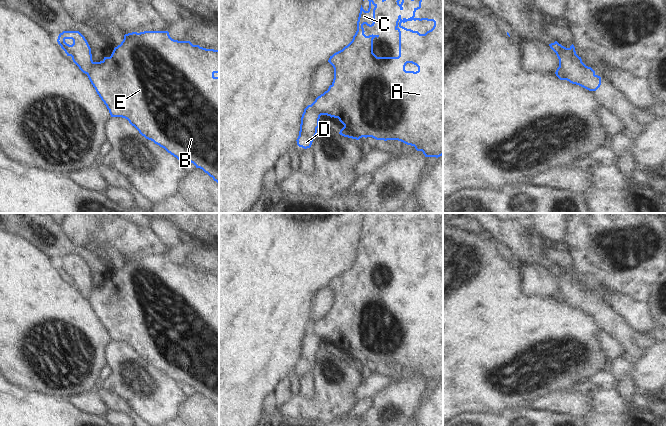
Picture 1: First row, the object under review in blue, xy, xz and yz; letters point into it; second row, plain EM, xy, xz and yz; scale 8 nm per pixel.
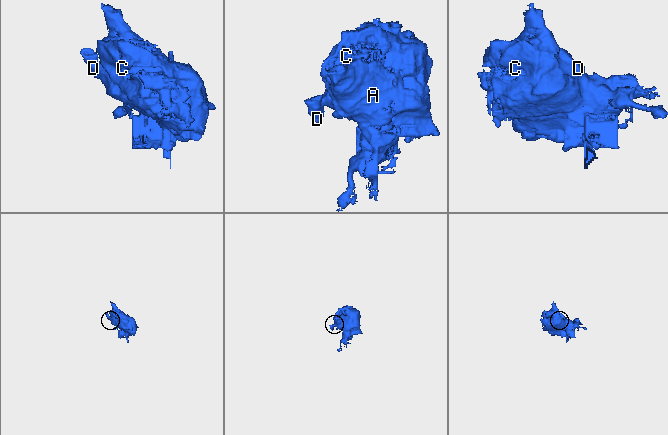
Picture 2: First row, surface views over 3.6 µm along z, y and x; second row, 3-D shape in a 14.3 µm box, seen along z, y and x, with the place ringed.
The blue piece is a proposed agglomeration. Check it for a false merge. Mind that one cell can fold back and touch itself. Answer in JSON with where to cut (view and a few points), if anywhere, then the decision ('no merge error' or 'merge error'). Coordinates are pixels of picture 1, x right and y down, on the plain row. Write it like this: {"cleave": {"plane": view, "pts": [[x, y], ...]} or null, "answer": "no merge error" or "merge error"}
{"cleave": {"plane": "yz", "pts": [[559, 290], [567, 303]]}, "answer": "merge error"}

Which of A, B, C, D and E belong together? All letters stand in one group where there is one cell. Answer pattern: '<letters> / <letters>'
A B C E / D

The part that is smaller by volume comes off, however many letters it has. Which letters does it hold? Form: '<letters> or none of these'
D

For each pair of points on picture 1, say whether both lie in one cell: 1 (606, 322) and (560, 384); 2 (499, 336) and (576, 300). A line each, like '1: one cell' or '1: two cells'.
1: two cells
2: two cells

